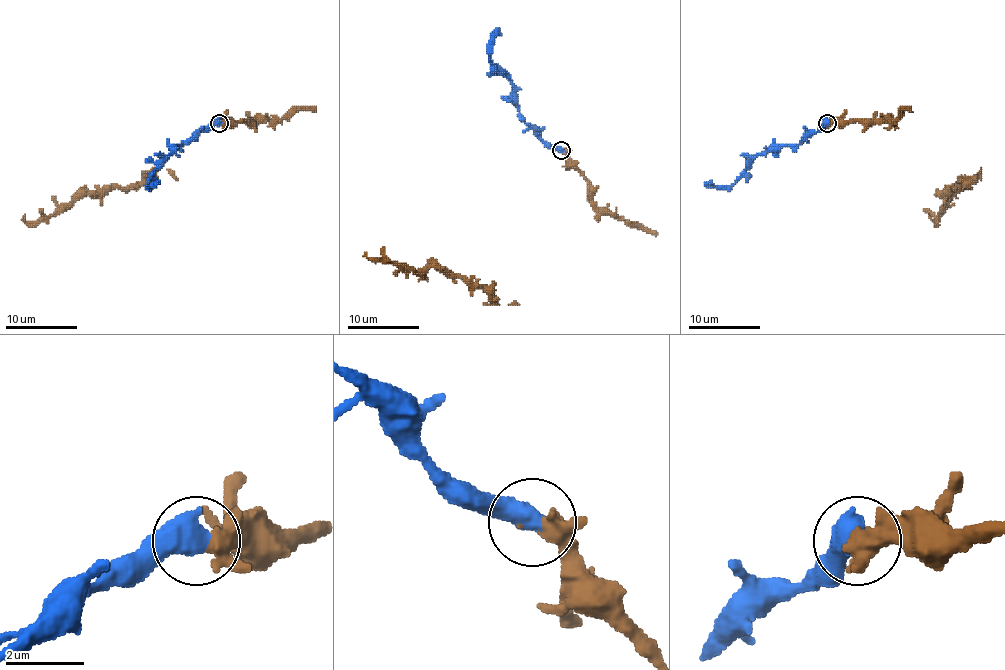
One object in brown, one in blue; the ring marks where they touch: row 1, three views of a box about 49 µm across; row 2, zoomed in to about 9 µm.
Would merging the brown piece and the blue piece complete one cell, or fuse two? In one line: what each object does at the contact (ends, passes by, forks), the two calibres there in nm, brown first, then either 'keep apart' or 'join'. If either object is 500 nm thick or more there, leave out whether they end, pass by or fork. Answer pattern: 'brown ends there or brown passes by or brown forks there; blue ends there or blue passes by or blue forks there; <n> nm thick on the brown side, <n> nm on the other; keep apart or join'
380 nm thick on the brown side, 650 nm on the other; join

